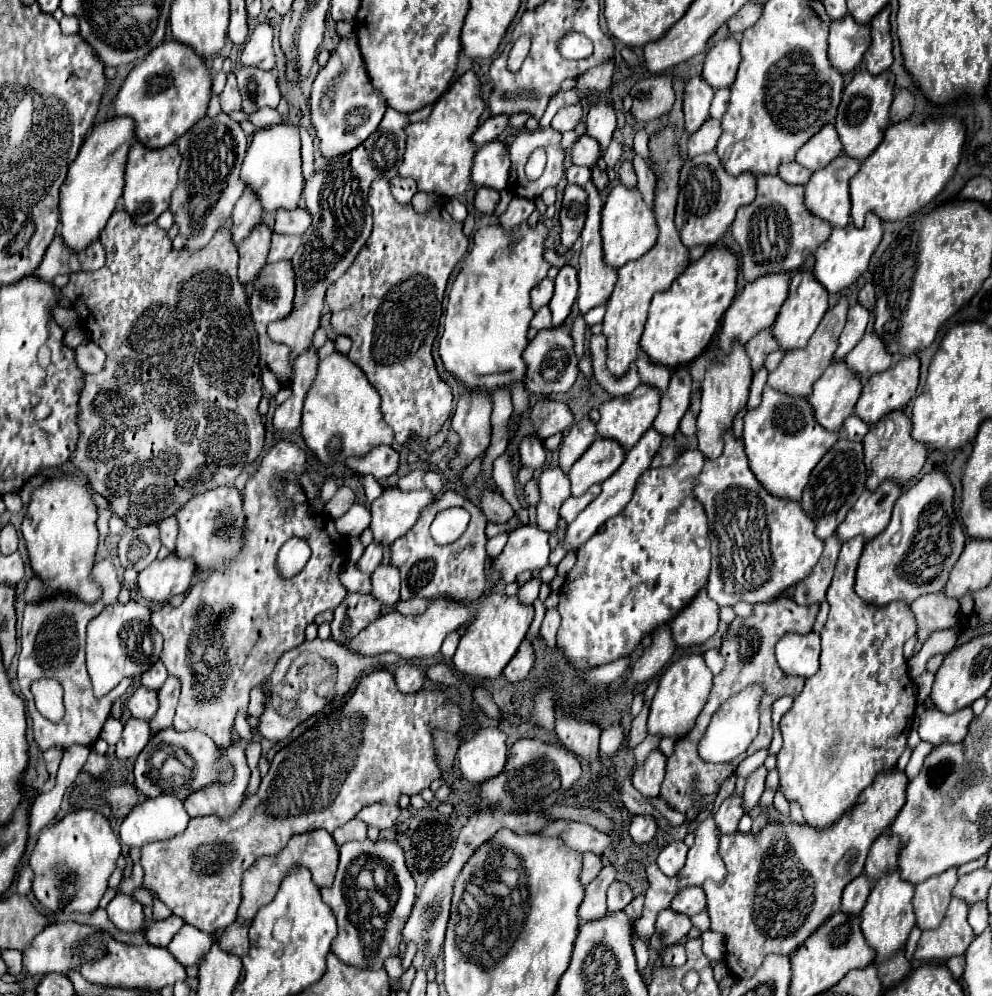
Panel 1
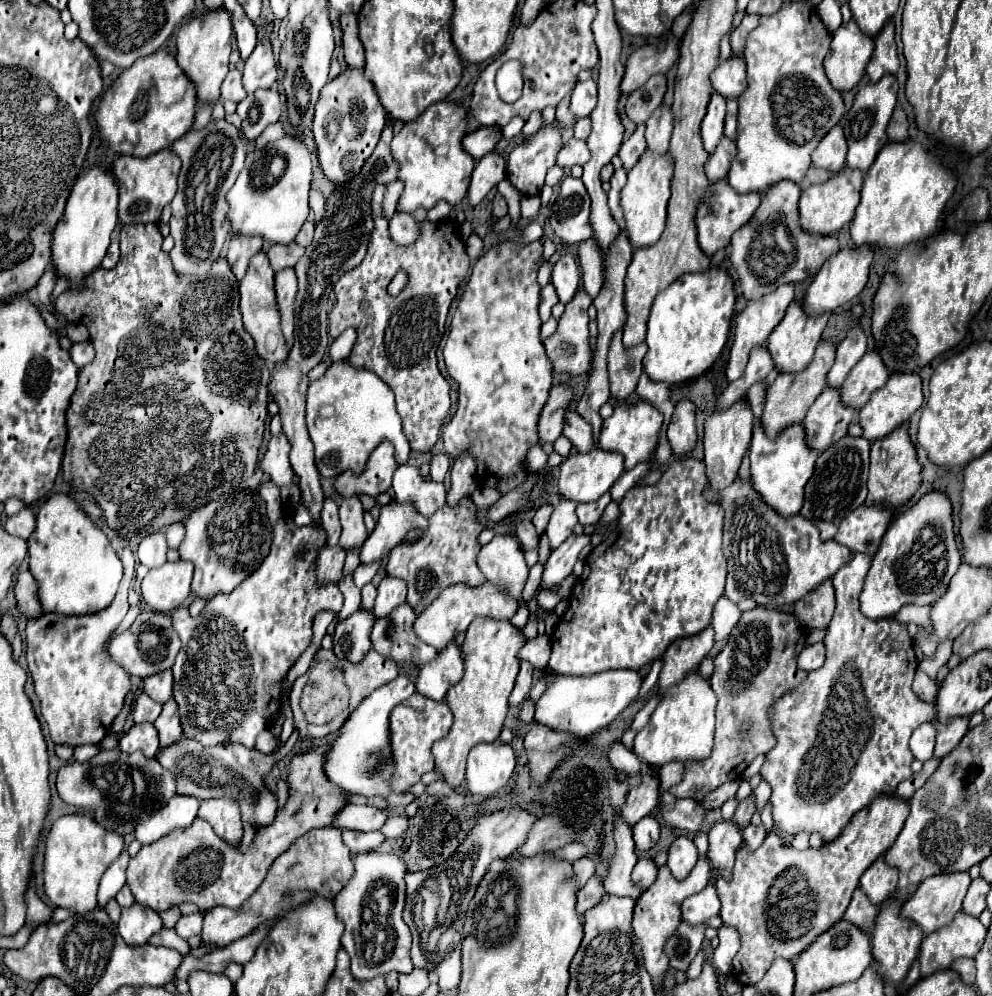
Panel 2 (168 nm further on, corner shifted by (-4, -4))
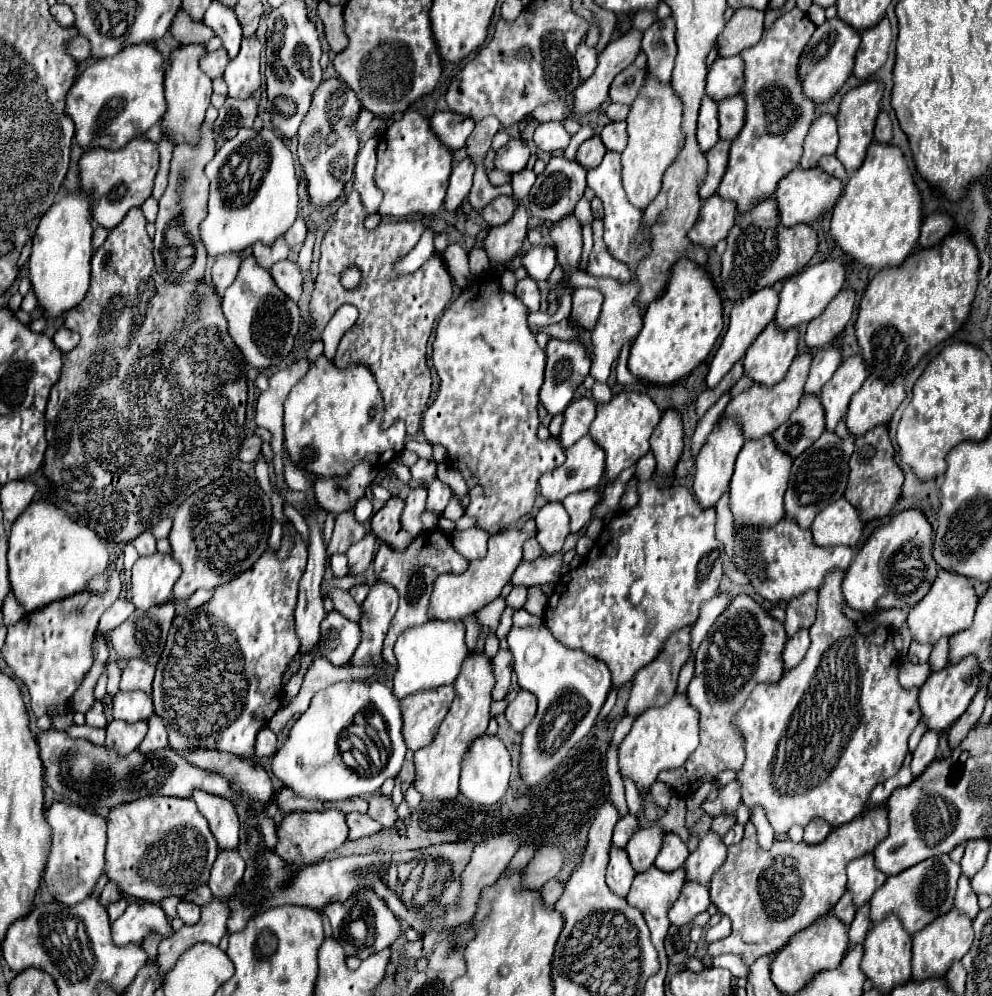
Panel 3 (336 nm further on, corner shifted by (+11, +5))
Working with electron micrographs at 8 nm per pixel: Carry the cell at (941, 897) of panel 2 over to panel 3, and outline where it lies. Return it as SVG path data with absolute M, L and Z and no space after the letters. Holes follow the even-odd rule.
M947 854L923 860L897 876L889 876L887 882L873 894L871 898L871 920L879 922L887 914L897 914L909 934L915 934L937 916L949 912L953 908L953 896L957 888L957 878L961 876L961 868Z

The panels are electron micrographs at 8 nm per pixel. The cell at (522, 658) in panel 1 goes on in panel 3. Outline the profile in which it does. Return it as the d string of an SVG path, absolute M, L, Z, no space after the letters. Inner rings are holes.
M499 650L493 658L493 670L495 670L495 688L493 688L493 700L503 700L507 696L511 674L513 674L513 656L509 650Z

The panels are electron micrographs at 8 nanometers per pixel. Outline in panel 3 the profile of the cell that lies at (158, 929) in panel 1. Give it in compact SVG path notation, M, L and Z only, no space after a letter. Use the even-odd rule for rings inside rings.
M181 900L177 906L177 916L183 920L183 924L195 924L199 920L199 906Z

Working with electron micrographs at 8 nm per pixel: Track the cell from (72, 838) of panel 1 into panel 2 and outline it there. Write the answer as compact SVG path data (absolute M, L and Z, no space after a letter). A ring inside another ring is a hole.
M70 813L54 821L46 837L44 855L44 891L56 907L68 909L72 913L88 913L98 905L98 885L104 871L124 849L124 837L106 831L88 815Z

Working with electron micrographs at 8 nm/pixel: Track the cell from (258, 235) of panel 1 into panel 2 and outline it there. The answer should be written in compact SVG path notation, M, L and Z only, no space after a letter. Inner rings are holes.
M258 253L258 257L252 259L252 265L248 267L248 273L244 281L240 281L240 313L244 321L244 329L252 335L256 343L256 353L264 361L282 363L286 361L290 349L286 345L282 327L280 327L280 309L276 303L276 291L274 291L274 269L270 267L270 261L266 253Z

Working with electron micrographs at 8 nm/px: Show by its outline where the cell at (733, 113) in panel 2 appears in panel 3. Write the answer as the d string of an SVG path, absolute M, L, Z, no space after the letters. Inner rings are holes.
M741 94L729 96L727 100L719 100L719 136L725 140L733 140L745 118L745 102Z

